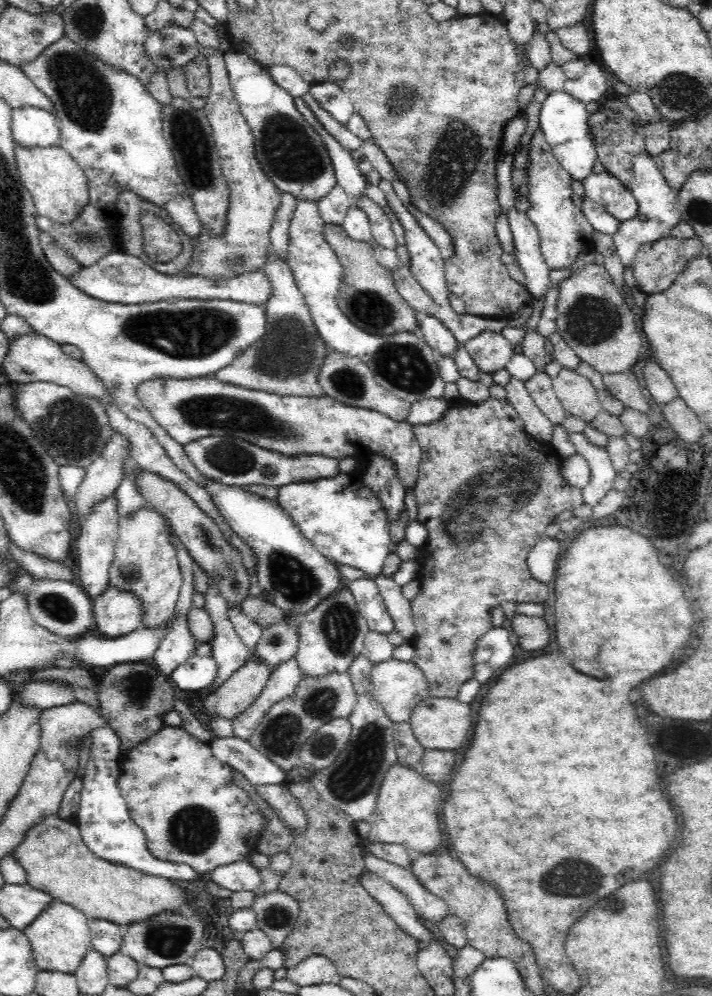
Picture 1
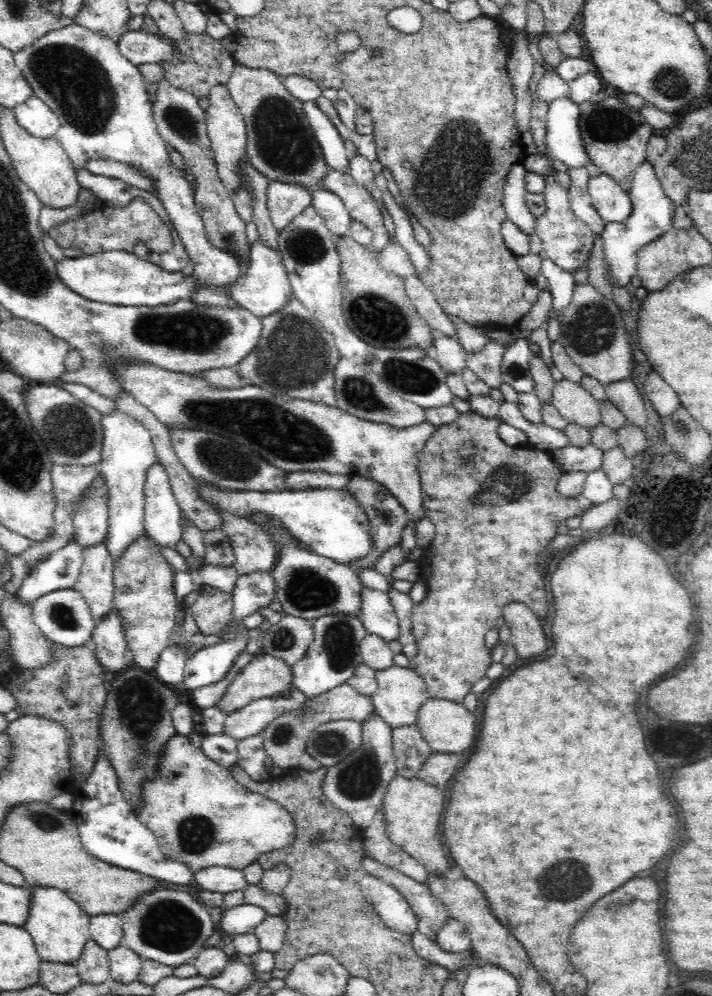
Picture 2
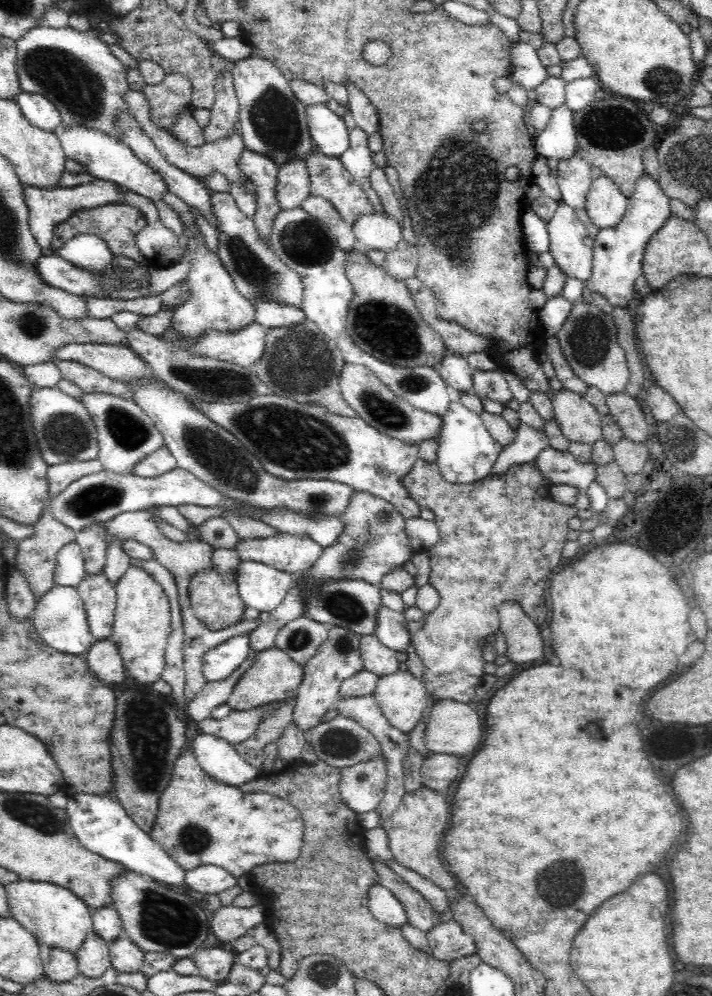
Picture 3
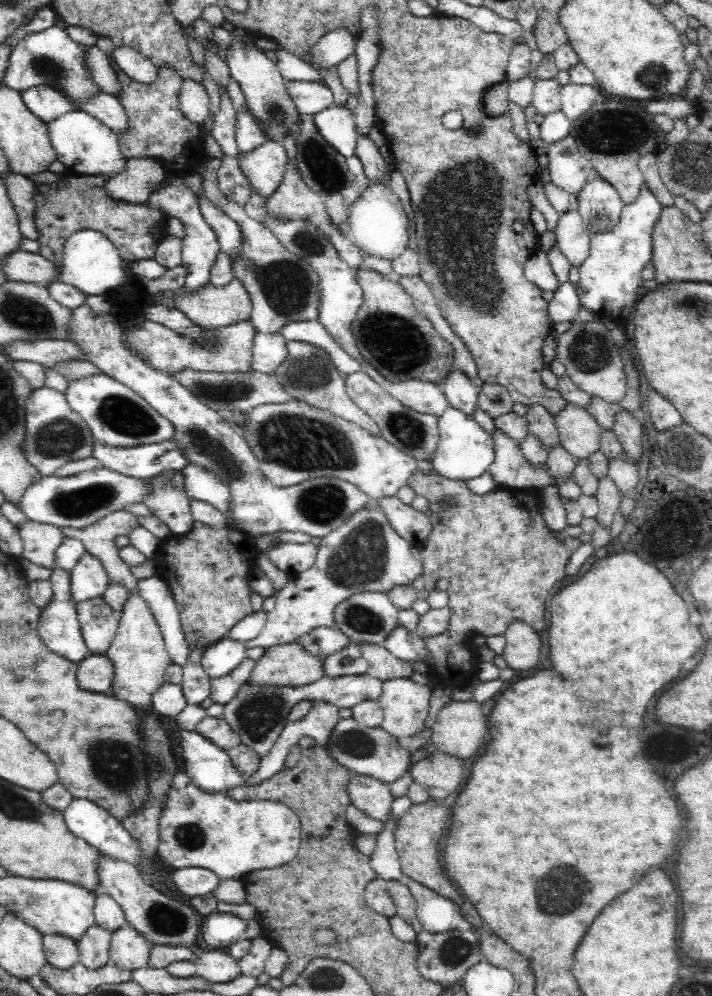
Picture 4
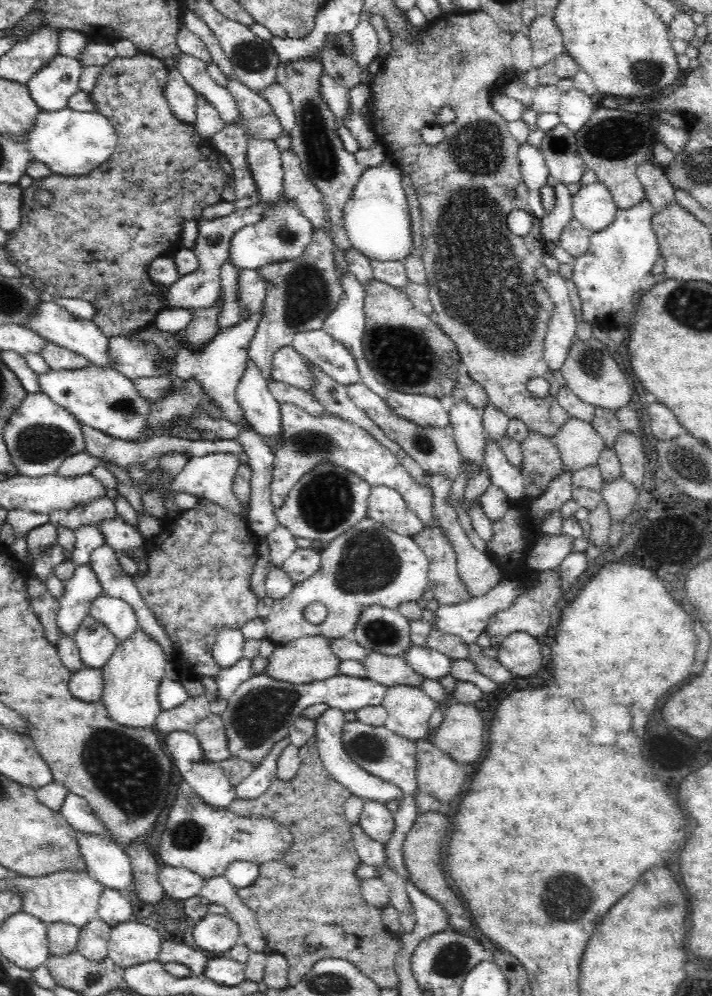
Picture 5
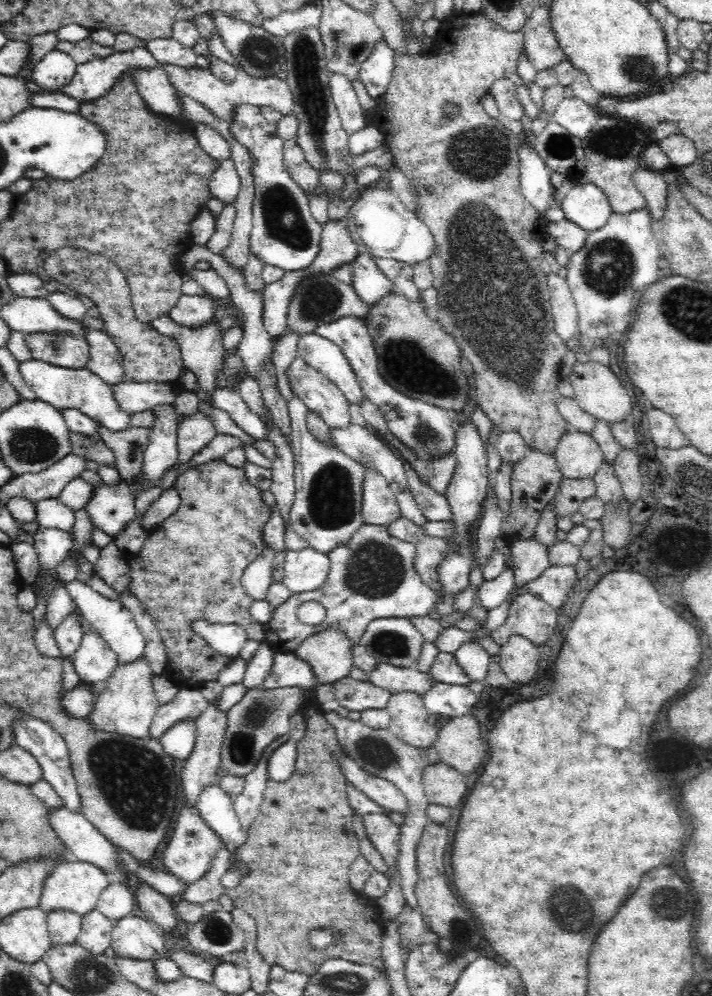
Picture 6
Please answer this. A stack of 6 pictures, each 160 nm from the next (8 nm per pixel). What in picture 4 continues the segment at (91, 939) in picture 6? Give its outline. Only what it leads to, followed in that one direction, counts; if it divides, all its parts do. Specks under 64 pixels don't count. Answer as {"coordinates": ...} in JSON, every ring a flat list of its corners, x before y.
{"coordinates":[[97,924,88,928,77,942,78,962,90,970,104,968,110,963,110,940,111,934]]}

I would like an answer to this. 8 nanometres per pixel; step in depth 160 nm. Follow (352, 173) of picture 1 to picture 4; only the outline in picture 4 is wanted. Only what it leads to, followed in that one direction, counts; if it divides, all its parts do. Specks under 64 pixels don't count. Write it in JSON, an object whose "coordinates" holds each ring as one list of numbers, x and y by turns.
{"coordinates":[[332,103,326,110,312,116,312,123,326,143,345,158,355,154,357,132,354,117,346,106]]}

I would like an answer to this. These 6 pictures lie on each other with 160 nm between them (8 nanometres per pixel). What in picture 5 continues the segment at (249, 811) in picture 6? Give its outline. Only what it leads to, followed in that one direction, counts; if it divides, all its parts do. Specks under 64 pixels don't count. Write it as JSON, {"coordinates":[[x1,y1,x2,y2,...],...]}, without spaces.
{"coordinates":[[285,736,272,746,270,752,262,759,262,762,255,767,240,784,236,784,235,796,242,800,258,798,266,792,266,789,277,779,278,757,282,751,291,743,291,738]]}

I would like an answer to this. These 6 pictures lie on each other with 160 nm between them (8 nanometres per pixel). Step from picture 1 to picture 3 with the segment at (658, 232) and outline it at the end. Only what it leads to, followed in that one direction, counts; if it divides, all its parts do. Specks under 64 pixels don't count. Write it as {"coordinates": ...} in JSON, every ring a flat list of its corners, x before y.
{"coordinates":[[645,172,634,182,634,192,628,198,622,220,610,228,602,228,594,237,591,276,584,282,590,291,600,293,614,307,626,307,634,297,634,282,643,274,642,258,650,237,672,216,670,199,659,183]]}

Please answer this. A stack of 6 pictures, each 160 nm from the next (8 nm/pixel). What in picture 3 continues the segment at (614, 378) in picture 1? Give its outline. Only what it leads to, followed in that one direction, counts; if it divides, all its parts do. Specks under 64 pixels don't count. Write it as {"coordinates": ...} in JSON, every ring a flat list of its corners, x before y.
{"coordinates":[[625,392,607,395,607,405,623,436,634,442,645,443,651,429,635,397]]}

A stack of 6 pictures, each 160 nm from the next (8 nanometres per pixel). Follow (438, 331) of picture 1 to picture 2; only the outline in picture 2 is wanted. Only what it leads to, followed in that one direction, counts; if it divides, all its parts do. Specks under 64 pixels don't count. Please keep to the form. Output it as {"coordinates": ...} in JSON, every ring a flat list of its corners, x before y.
{"coordinates":[[440,334,438,338,434,337,431,351,446,373,461,374,462,368,467,366,465,361,467,352,456,337,445,334]]}

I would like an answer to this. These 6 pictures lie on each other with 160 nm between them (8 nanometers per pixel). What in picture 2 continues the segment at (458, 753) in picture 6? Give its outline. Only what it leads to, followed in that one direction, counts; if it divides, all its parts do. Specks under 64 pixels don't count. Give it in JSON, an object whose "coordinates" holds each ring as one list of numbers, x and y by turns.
{"coordinates":[[428,698,421,708,415,720,416,726,422,738,430,745,433,753,464,752,472,746,474,734,476,734,476,720,474,713,462,705,446,699]]}

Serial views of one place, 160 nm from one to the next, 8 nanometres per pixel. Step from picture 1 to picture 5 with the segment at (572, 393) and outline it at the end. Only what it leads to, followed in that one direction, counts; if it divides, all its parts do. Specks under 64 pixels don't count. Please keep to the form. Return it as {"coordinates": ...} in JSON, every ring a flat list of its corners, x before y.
{"coordinates":[[574,417,568,418,552,439,561,454,563,466,572,473,597,464,605,448,604,439,591,423]]}

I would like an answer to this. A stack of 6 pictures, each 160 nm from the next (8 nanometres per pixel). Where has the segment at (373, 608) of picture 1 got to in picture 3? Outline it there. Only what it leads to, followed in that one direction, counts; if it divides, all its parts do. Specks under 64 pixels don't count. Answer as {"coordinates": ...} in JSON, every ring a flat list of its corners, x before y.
{"coordinates":[[385,605,378,606,374,635,390,650,404,650,410,642,409,631,406,628,402,613,394,612]]}

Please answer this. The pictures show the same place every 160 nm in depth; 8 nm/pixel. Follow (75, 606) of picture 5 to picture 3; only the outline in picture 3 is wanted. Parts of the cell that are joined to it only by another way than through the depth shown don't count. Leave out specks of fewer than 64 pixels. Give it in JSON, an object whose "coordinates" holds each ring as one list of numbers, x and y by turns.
{"coordinates":[[108,522,93,523,91,526,84,526,75,537,76,543,84,556,85,576,96,574,105,566,105,555,108,546,106,526]]}

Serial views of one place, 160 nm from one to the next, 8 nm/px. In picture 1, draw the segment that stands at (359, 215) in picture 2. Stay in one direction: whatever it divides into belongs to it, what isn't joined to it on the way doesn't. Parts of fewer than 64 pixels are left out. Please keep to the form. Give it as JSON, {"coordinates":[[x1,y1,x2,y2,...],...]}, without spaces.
{"coordinates":[[367,196,360,197,356,200,351,200,352,204,361,208,362,211,365,211,367,218,369,218,371,227,371,233,375,238,375,242,384,248,395,251,397,249,397,240,395,237,395,232,393,231,393,226,391,220,388,218,388,215,380,208,380,205,376,204,374,201,370,200]]}

